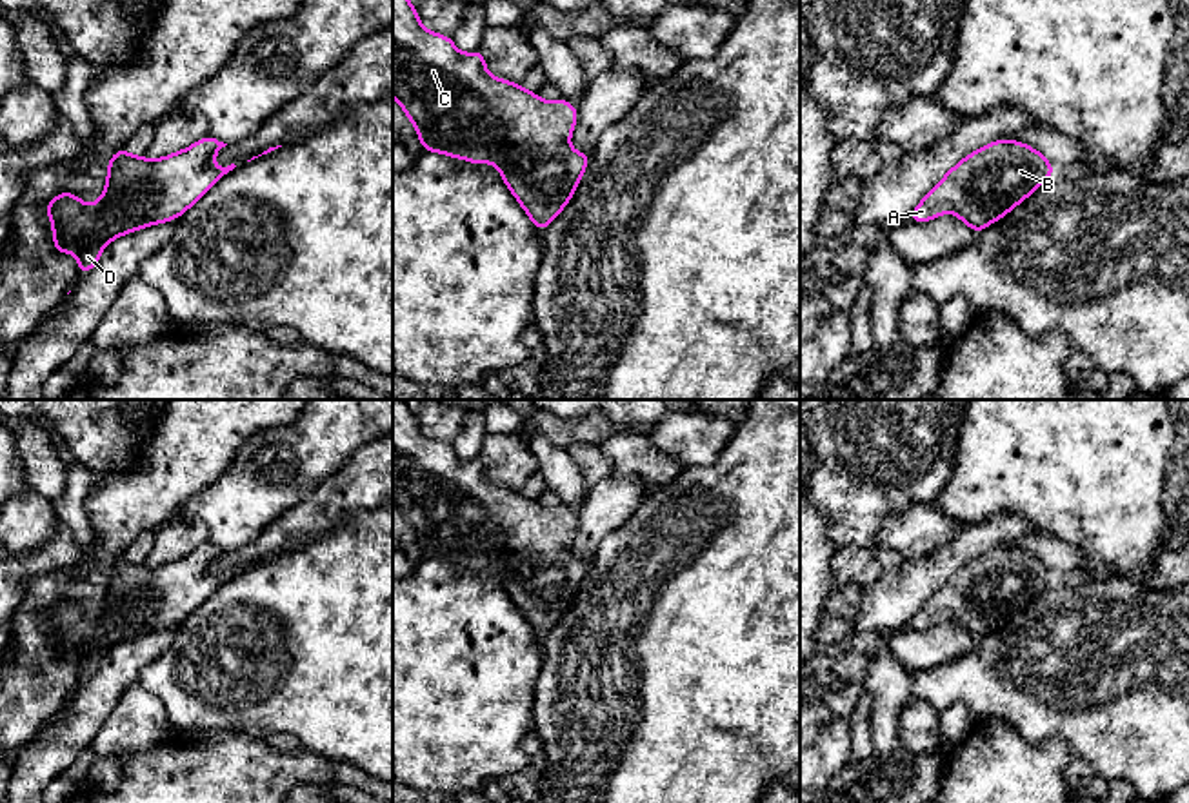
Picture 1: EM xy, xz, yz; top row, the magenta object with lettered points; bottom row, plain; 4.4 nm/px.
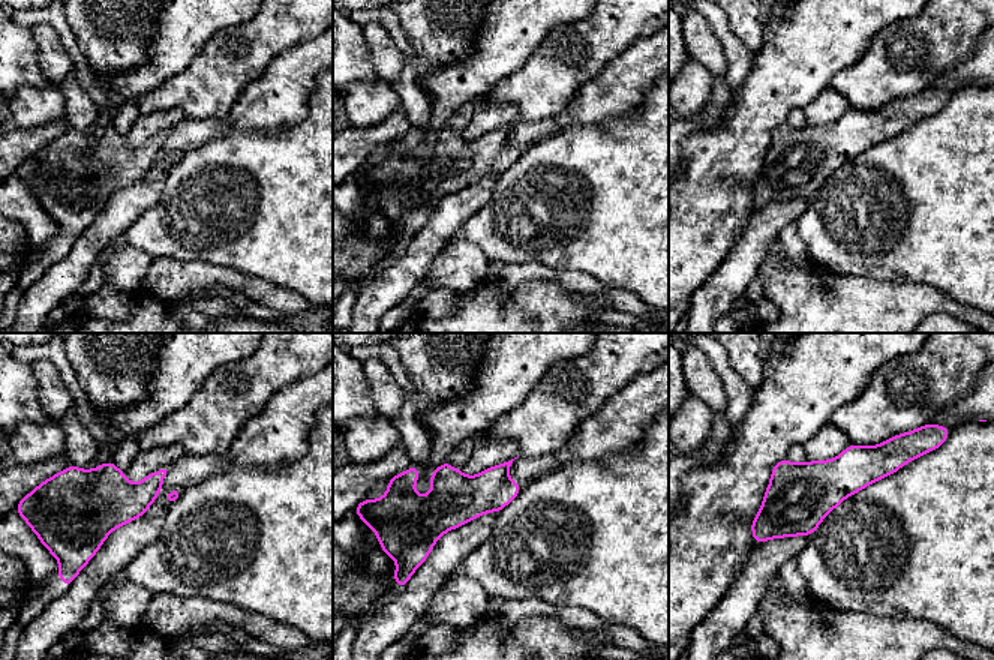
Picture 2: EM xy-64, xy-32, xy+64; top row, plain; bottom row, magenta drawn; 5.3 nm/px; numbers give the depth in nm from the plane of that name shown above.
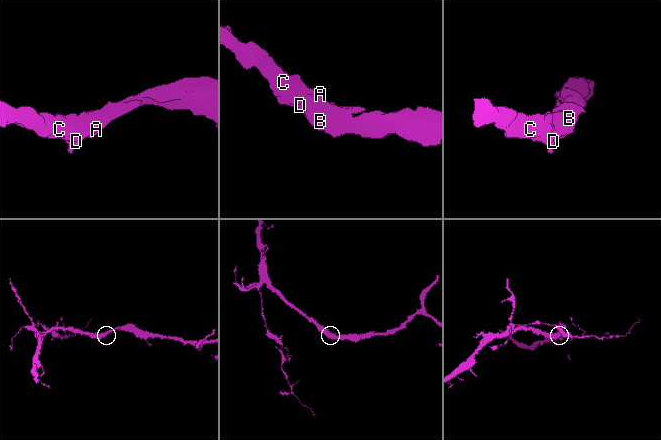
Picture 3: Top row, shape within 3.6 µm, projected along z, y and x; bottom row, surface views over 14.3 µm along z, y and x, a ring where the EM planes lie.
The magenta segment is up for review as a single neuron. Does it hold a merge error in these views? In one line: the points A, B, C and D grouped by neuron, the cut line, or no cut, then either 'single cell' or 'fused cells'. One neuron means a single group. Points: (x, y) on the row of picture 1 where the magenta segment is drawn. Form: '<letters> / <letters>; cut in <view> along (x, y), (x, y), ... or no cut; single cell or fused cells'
A B C D; no cut; single cell

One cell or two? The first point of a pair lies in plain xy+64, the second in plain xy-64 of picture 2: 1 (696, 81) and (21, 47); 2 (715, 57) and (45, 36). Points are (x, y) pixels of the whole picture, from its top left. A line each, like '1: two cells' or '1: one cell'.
1: two cells
2: one cell

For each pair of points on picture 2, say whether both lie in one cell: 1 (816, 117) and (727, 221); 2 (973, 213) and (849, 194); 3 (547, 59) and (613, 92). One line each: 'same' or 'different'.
1: different
2: same
3: different

